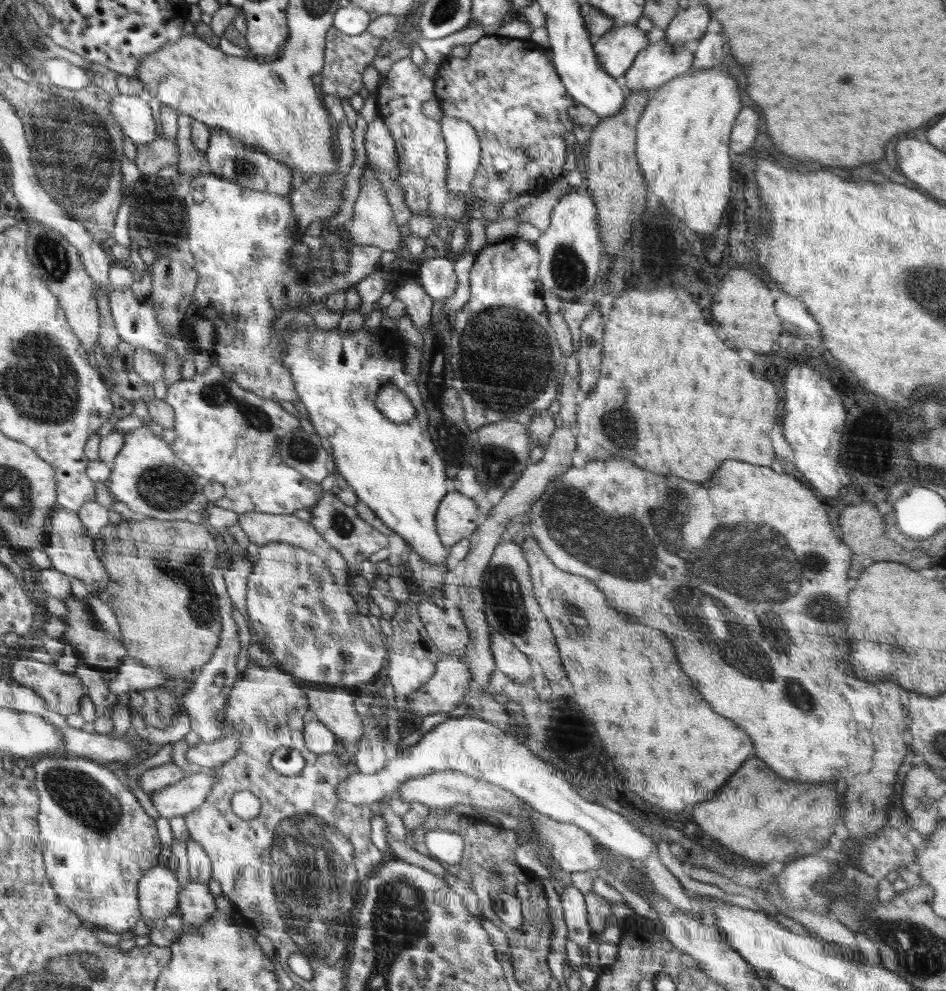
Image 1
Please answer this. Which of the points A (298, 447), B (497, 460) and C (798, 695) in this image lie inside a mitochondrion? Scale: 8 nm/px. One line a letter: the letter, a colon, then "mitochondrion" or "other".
A: mitochondrion
B: mitochondrion
C: mitochondrion

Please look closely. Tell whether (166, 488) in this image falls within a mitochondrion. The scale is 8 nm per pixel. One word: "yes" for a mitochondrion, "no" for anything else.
yes

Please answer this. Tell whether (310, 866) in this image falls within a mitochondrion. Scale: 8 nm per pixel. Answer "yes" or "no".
yes

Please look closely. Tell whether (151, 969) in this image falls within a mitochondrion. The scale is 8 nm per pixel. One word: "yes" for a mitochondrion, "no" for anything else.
no

